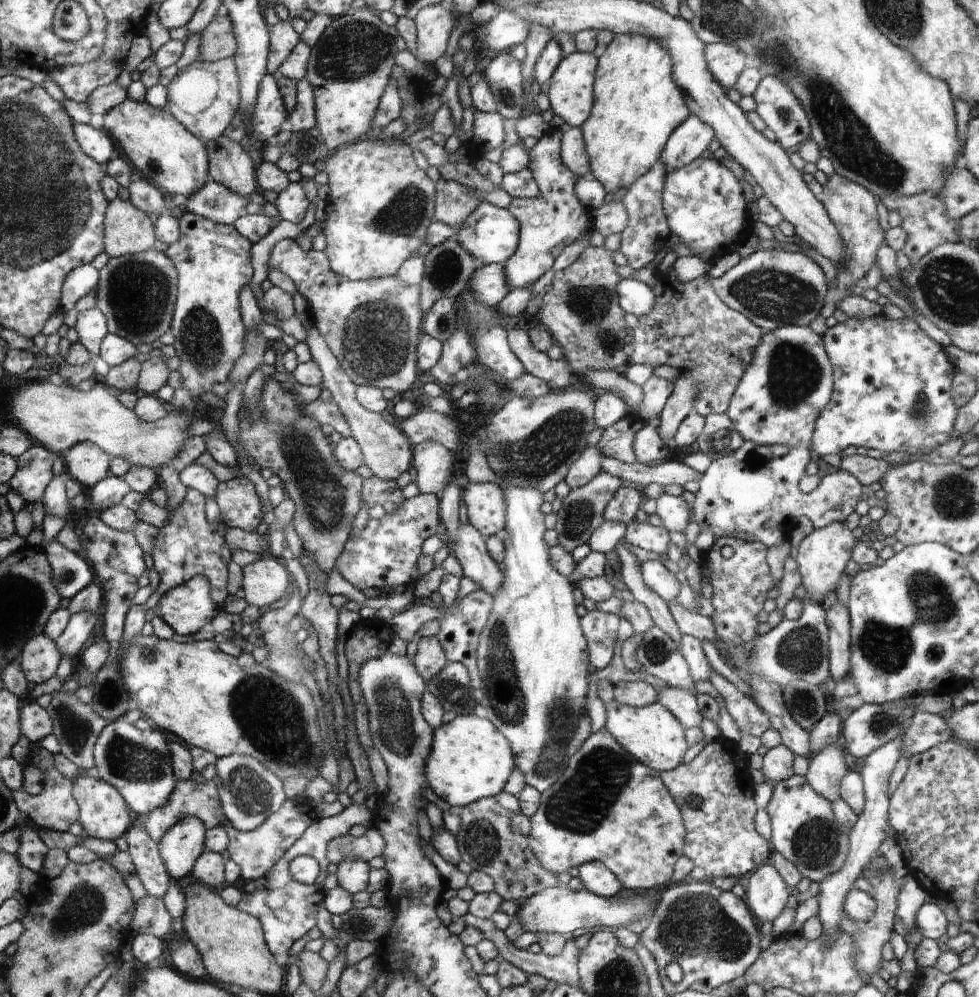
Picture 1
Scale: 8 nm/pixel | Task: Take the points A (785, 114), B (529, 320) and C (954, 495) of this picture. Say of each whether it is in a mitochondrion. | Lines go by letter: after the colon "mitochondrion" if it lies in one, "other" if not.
A: mitochondrion
B: other
C: mitochondrion

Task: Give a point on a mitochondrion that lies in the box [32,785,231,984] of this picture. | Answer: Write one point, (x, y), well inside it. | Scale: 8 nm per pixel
(84, 903)

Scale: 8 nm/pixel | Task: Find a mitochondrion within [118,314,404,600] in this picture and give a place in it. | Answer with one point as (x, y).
(322, 493)

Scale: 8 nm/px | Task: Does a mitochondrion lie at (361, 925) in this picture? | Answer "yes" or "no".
yes

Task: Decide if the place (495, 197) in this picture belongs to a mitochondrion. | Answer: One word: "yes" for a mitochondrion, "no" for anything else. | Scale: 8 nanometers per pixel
no

